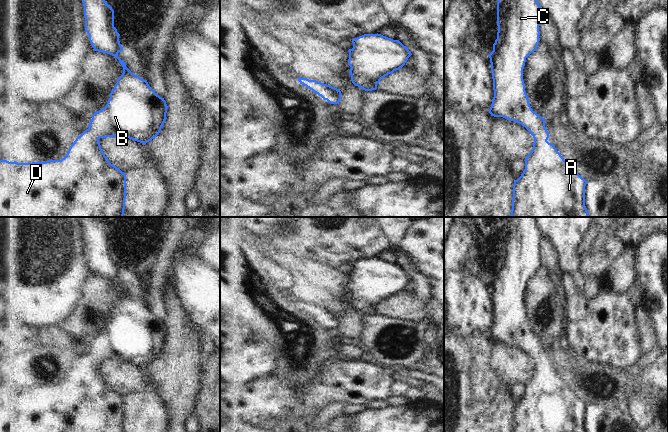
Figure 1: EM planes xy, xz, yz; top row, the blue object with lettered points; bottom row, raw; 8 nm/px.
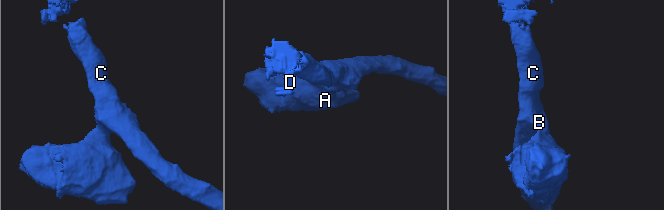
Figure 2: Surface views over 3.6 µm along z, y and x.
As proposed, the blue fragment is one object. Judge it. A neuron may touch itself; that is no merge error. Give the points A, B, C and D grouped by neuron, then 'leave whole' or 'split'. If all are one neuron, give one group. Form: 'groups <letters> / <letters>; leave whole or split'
groups A B C D; leave whole

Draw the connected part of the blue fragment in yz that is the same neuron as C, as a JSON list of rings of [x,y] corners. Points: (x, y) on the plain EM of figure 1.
[[[497,217],[497,263],[489,278],[494,321],[489,337],[525,351],[533,360],[532,375],[525,382],[525,393],[514,405],[512,432],[586,432],[587,405],[567,388],[555,370],[549,367],[545,342],[532,334],[525,315],[523,293],[526,282],[537,274],[542,233],[535,217]]]

